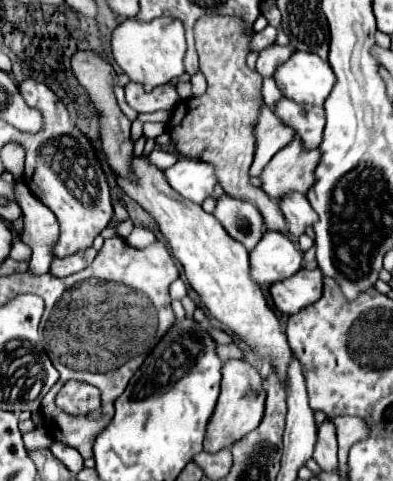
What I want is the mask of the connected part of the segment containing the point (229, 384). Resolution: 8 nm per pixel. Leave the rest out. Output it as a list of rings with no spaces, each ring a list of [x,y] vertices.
[[[231,359],[223,363],[221,373],[223,373],[221,395],[207,425],[207,437],[205,437],[207,453],[215,453],[215,451],[221,451],[223,447],[231,447],[235,441],[243,439],[249,431],[253,431],[263,419],[265,391],[261,387],[261,375],[257,373],[257,369],[251,367],[247,361]]]

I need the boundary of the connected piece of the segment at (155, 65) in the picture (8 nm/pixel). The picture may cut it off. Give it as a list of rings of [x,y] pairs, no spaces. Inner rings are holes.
[[[157,17],[151,21],[125,19],[111,37],[111,49],[115,63],[129,75],[131,81],[141,83],[145,89],[153,89],[157,85],[165,85],[175,77],[185,73],[185,27],[179,19],[173,17]]]

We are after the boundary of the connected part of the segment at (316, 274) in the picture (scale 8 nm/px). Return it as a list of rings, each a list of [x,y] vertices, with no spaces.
[[[301,269],[297,277],[289,277],[289,281],[271,285],[271,297],[275,307],[287,315],[315,303],[321,297],[321,291],[323,291],[321,269]]]

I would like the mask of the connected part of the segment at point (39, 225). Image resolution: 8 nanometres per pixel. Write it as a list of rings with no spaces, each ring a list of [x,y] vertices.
[[[17,183],[17,201],[23,209],[25,229],[21,239],[33,249],[29,271],[47,273],[55,259],[53,249],[59,239],[59,223],[49,207],[45,207],[25,183]]]

